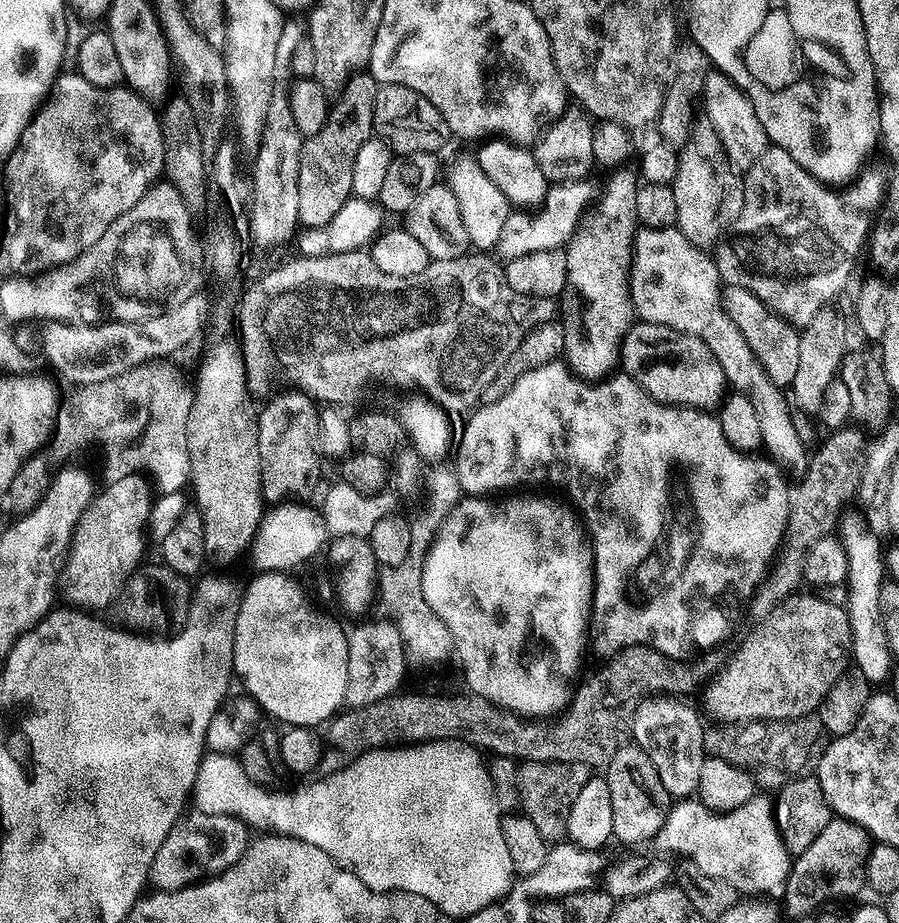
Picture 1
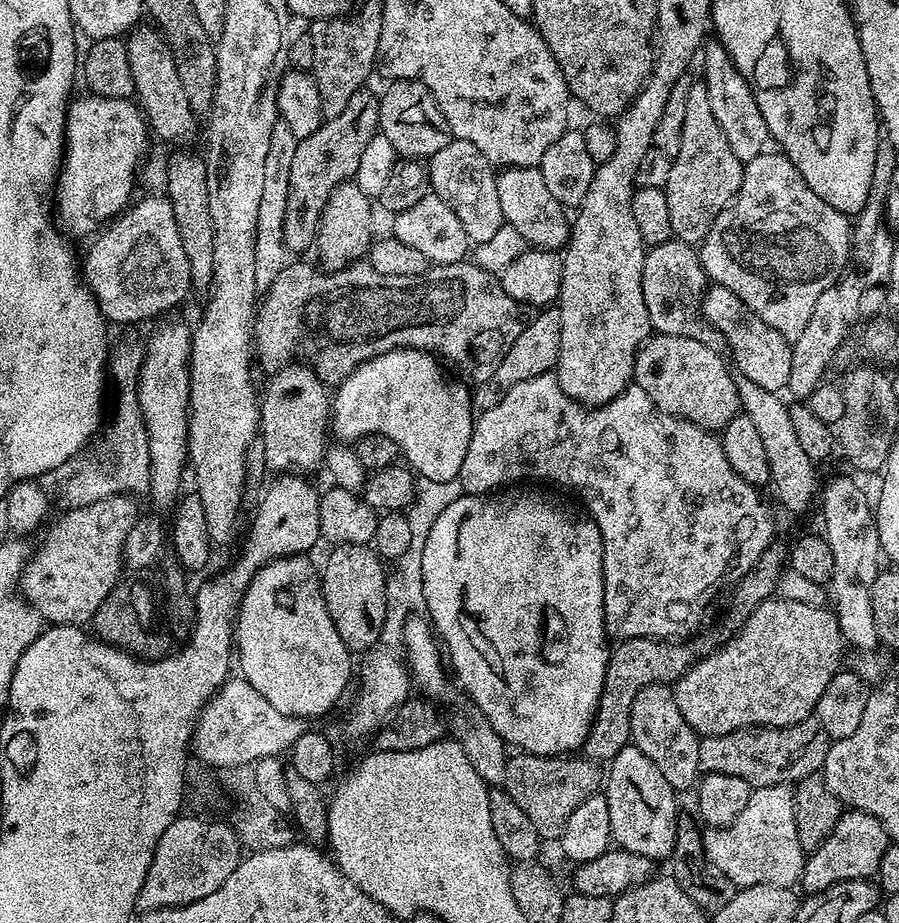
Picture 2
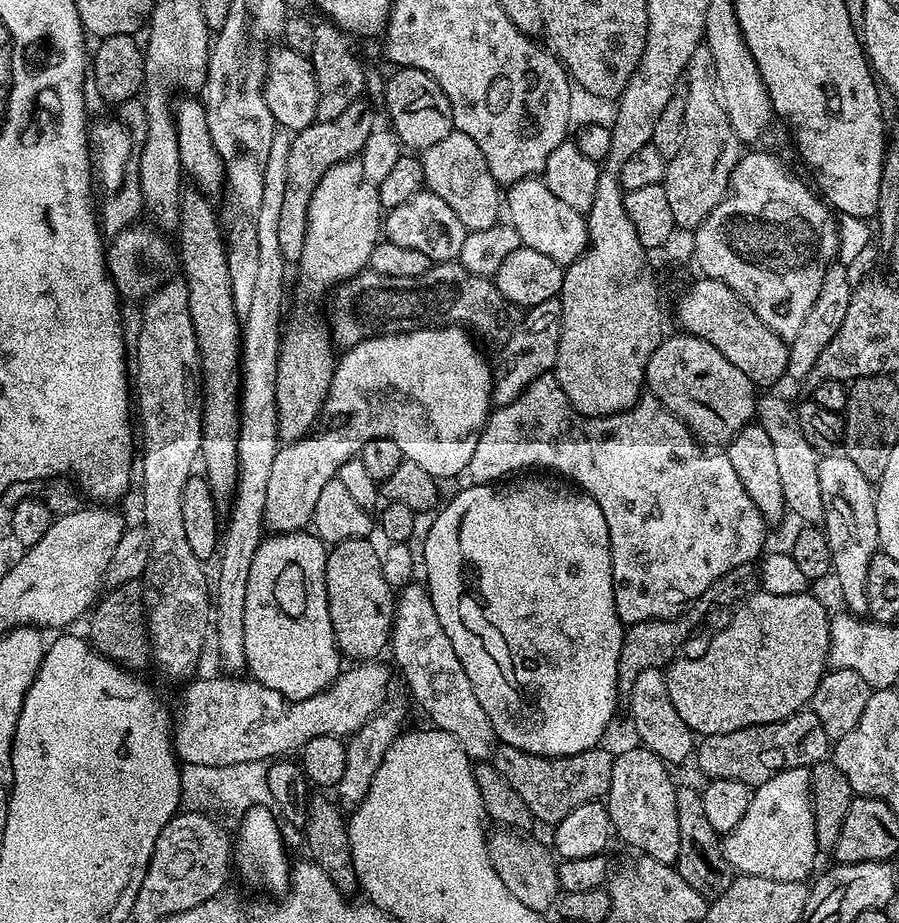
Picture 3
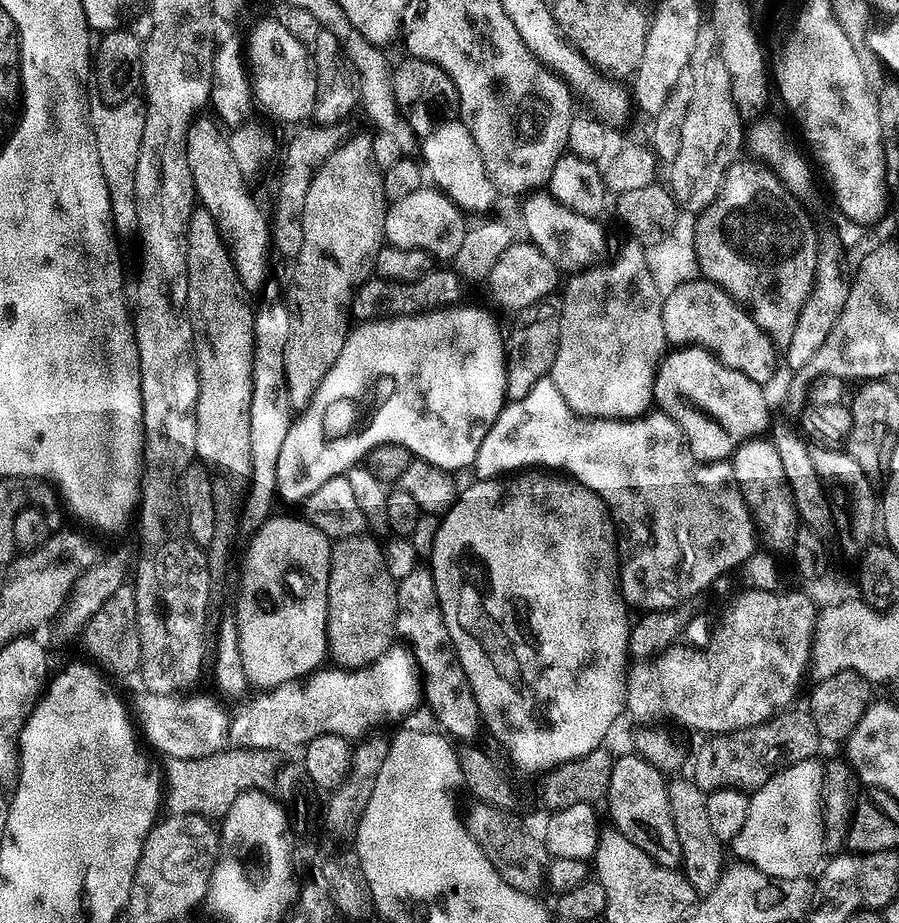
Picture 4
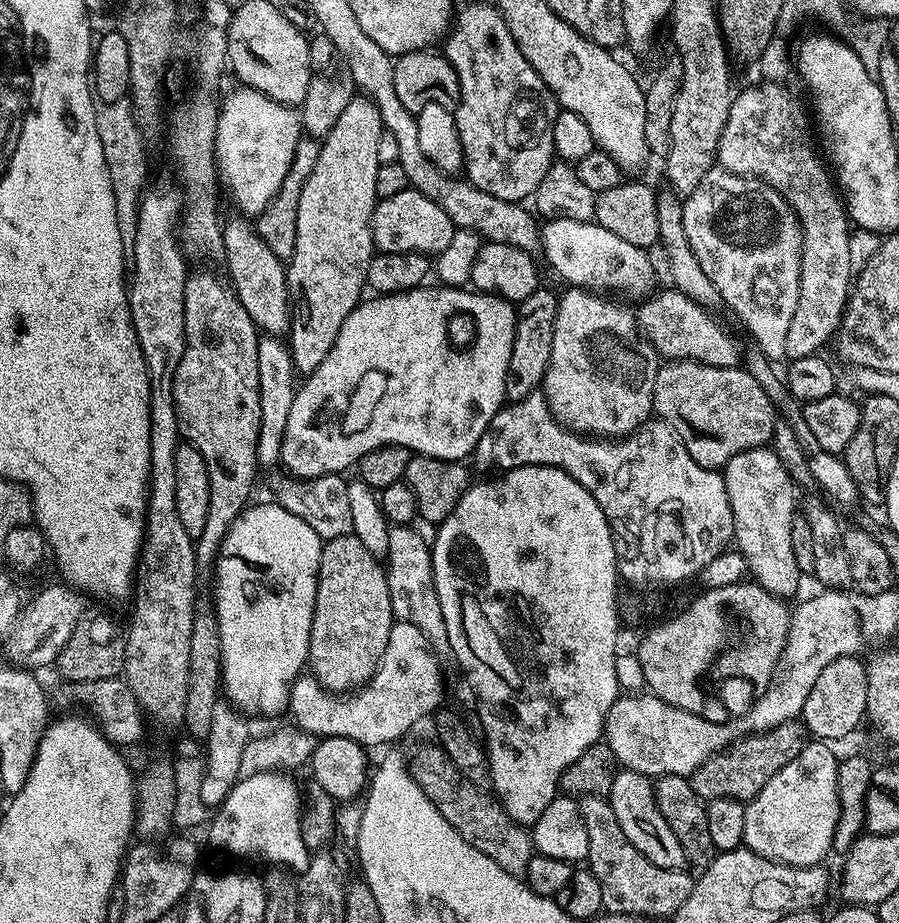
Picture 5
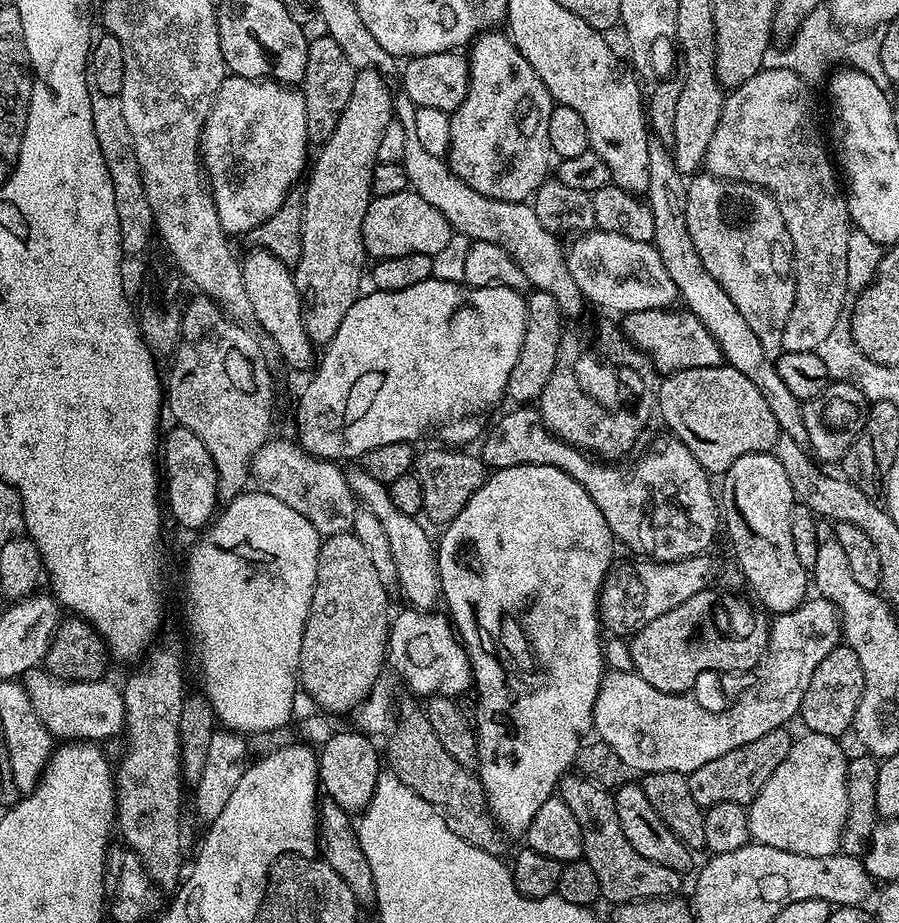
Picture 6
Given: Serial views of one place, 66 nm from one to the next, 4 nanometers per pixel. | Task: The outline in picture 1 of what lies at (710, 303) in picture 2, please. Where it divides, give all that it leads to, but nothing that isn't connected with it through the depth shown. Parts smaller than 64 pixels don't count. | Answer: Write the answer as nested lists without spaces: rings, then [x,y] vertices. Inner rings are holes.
[[[727,285],[722,292],[722,305],[728,313],[730,322],[742,332],[746,346],[754,354],[762,370],[779,388],[787,389],[794,382],[794,374],[798,371],[798,342],[800,332],[791,324],[785,323],[775,312],[771,312],[750,290],[742,290],[742,286]]]

